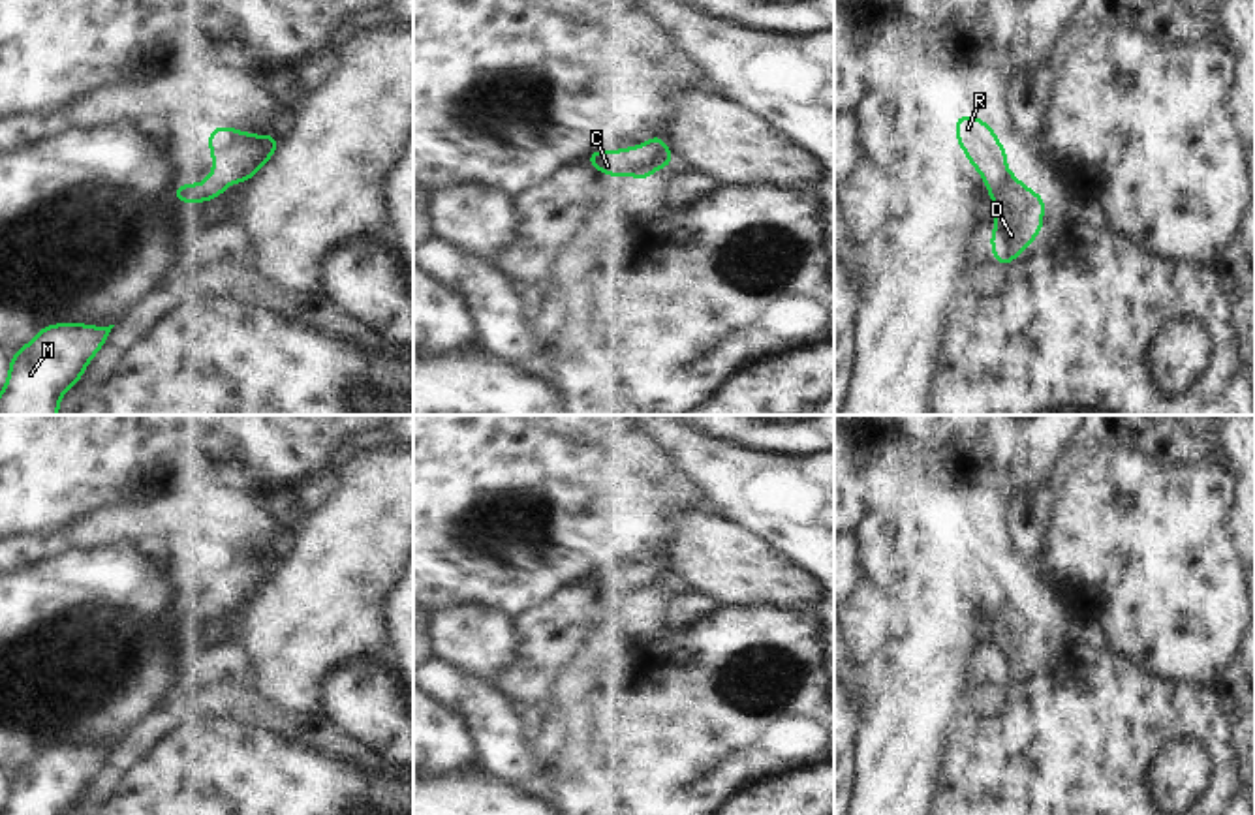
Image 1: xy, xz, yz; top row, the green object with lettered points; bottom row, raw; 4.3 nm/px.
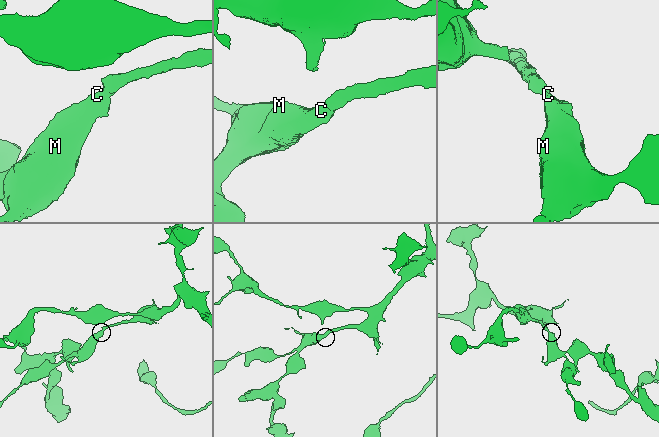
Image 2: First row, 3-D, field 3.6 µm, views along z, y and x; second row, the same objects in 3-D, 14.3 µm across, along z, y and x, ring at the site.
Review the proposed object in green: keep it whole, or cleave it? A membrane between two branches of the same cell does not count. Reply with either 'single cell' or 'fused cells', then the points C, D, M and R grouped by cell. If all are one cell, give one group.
single cell; C D M R

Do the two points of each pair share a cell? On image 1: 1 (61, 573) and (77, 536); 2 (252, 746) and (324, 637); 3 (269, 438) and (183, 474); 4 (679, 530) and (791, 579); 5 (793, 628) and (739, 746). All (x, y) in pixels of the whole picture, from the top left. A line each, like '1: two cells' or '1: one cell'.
1: two cells
2: two cells
3: one cell
4: one cell
5: one cell

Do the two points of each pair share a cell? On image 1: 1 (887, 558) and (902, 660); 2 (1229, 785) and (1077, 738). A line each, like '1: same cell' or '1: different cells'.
1: different cells
2: same cell

